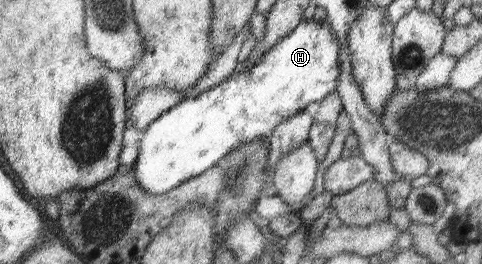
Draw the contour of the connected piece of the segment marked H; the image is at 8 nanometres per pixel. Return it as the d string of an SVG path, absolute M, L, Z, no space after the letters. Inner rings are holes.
M303 19L283 40L277 42L255 66L239 69L233 76L207 89L195 98L183 99L177 106L158 116L141 138L133 175L138 185L149 194L165 194L187 180L200 176L220 164L240 144L269 137L272 128L283 119L305 109L311 102L322 101L334 93L340 75L340 52L335 34L327 19Z

